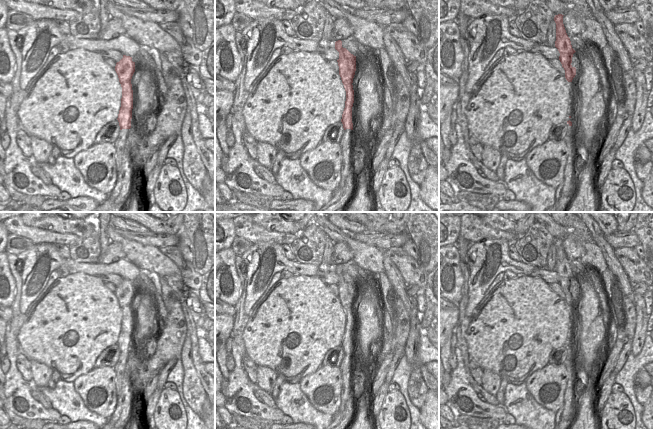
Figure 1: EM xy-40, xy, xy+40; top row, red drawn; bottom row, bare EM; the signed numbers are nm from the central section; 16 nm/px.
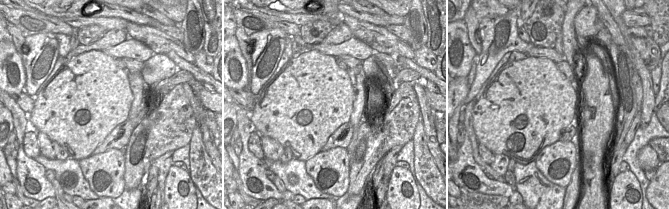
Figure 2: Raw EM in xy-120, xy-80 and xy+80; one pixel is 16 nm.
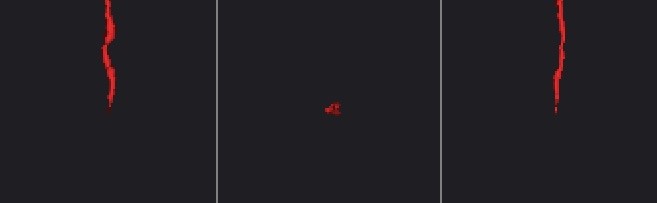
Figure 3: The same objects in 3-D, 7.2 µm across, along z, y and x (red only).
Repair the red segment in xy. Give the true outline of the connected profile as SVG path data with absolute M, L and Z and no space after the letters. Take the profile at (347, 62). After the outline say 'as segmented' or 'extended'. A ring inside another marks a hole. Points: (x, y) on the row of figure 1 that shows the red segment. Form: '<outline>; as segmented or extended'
M342 41L335 42L335 49L339 52L337 60L339 66L339 75L346 91L345 108L342 114L341 122L343 124L343 135L339 142L342 151L341 161L341 180L339 187L343 187L346 177L351 169L351 134L353 130L352 107L354 103L353 78L356 71L356 56L351 54L346 48L342 47Z; extended

